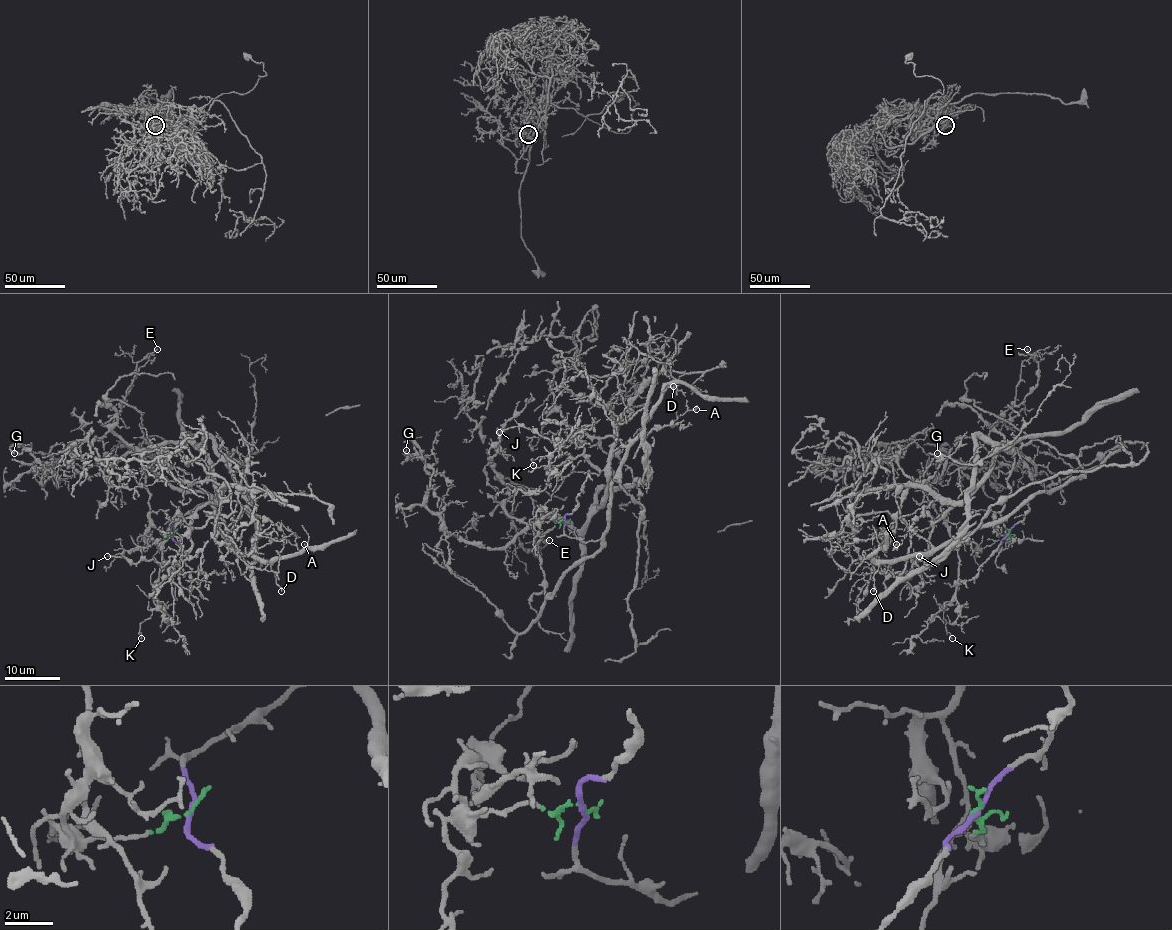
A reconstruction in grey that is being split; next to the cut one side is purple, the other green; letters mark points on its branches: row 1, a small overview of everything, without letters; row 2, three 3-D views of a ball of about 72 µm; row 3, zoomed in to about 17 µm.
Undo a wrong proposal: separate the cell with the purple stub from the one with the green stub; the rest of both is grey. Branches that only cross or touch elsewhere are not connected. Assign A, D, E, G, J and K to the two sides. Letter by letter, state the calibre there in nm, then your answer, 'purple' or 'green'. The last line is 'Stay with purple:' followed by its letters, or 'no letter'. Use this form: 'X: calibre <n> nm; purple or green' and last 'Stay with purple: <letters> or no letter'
A: calibre 90 nm; green
D: calibre 180 nm; purple
E: calibre 120 nm; green
G: calibre 140 nm; green
J: calibre 160 nm; green
K: calibre 120 nm; green
Stay with purple: D

